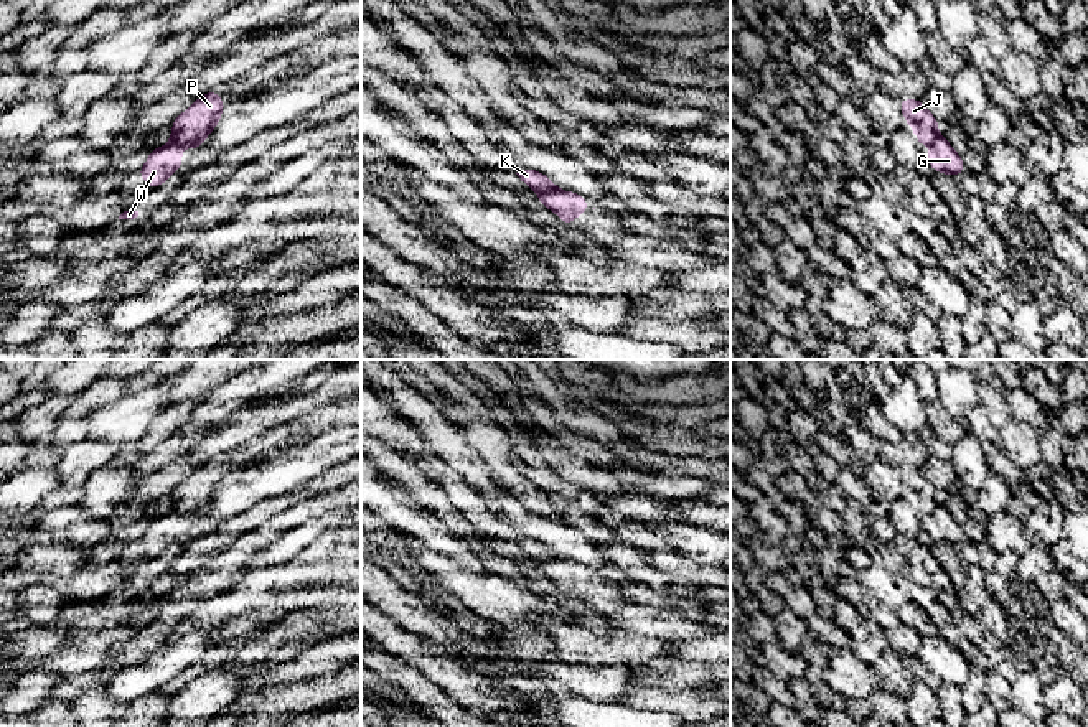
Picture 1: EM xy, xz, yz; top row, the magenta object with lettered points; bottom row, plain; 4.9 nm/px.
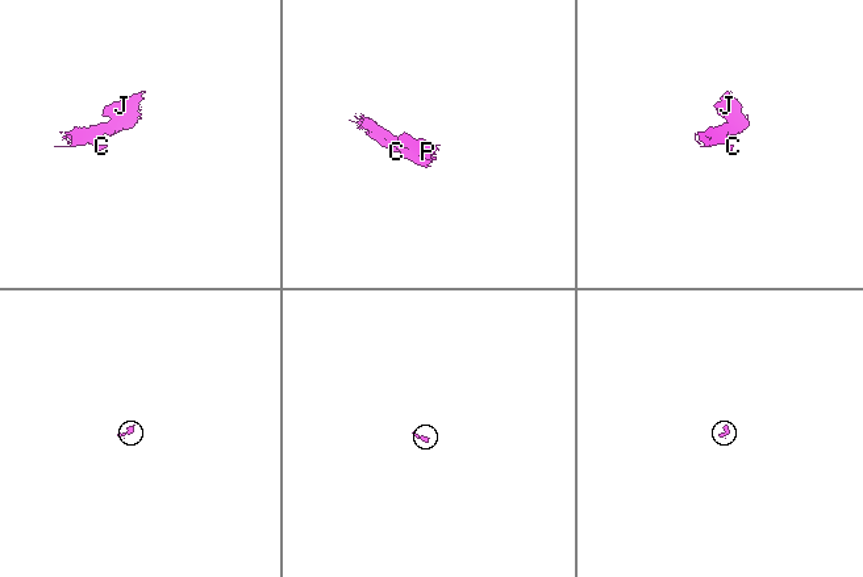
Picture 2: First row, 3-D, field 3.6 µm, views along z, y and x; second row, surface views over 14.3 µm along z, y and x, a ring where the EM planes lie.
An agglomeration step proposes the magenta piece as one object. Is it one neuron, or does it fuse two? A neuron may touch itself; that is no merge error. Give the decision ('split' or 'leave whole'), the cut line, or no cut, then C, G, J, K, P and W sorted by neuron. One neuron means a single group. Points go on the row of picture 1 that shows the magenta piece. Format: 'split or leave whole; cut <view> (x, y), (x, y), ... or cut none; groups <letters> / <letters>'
split; cut xy (203, 137), (193, 142), (170, 144); groups C G W / J K P

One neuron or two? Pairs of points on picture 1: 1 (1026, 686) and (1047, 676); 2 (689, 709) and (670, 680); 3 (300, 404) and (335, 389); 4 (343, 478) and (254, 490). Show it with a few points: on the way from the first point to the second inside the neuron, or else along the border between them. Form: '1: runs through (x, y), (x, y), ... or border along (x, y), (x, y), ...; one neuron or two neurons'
1: border along (1034, 668), (1044, 686); two neurons
2: border along (640, 686), (684, 691); two neurons
3: runs through (309, 401), (327, 393); one neuron
4: border along (337, 464), (305, 480), (295, 490); two neurons

